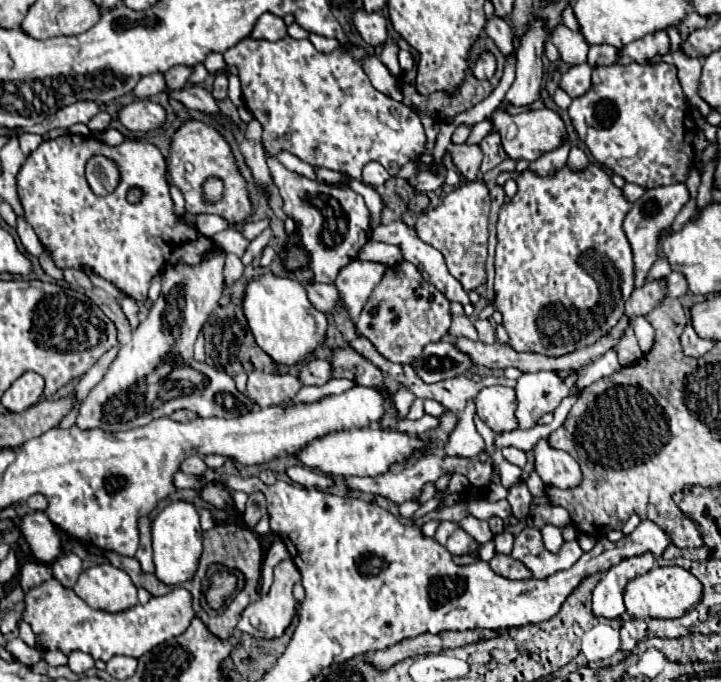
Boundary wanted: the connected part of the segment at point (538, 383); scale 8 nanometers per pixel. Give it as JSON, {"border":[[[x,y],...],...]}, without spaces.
{"border":[[[556,371],[522,373],[516,383],[516,417],[520,429],[530,429],[536,425],[536,417],[552,413],[564,397],[572,395],[576,379],[578,373],[566,377],[560,377]]]}

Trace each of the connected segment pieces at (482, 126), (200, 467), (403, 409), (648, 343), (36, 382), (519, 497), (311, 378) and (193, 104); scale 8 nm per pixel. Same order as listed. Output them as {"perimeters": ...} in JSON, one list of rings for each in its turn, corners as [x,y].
{"perimeters":[[[[486,119],[486,121],[480,121],[480,123],[476,123],[476,125],[472,127],[472,131],[470,131],[470,137],[466,139],[466,143],[468,143],[468,145],[478,145],[478,143],[480,143],[480,139],[484,139],[484,135],[488,135],[490,127],[492,127],[492,123],[490,123],[488,119]]],[[[198,455],[184,459],[184,463],[180,465],[180,469],[182,469],[184,473],[192,473],[192,475],[202,475],[202,473],[206,473],[206,471],[208,471],[208,467],[206,467],[204,459],[202,459],[202,457],[198,457]]],[[[400,385],[396,389],[396,395],[394,395],[392,403],[394,403],[394,409],[396,409],[396,417],[398,419],[404,419],[408,415],[408,409],[410,409],[410,405],[412,405],[414,399],[416,397],[412,395],[412,391],[408,391],[404,385]]],[[[636,317],[632,327],[634,327],[634,335],[636,335],[641,351],[644,354],[648,353],[654,344],[654,327],[644,317]]],[[[24,373],[4,393],[2,405],[12,413],[20,413],[30,405],[34,405],[42,397],[42,391],[44,391],[44,379],[38,373]]],[[[514,483],[510,489],[508,489],[508,503],[512,507],[512,515],[522,519],[526,517],[528,509],[530,509],[530,503],[532,503],[532,495],[526,487],[526,483]]],[[[312,359],[300,369],[300,381],[304,385],[324,385],[332,379],[332,365],[326,359]]],[[[190,85],[182,91],[170,91],[168,93],[172,99],[182,101],[188,109],[196,109],[202,113],[210,113],[210,115],[220,115],[220,109],[214,101],[214,97],[200,85]]]]}

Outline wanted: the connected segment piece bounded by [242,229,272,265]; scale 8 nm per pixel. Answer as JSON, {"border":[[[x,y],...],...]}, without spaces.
{"border":[[[266,229],[262,235],[258,235],[254,241],[250,241],[248,247],[246,247],[246,251],[244,251],[244,255],[242,255],[242,263],[250,265],[256,257],[260,257],[262,249],[266,247],[266,243],[268,243],[270,237],[272,237],[272,233],[270,233],[270,229]]]}

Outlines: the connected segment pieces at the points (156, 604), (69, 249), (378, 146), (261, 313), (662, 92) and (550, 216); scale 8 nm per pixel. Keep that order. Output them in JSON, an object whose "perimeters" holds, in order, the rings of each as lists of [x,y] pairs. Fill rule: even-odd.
{"perimeters":[[[[48,579],[38,587],[32,587],[24,597],[26,609],[22,619],[32,625],[36,641],[44,649],[58,649],[64,655],[72,651],[90,653],[94,659],[108,661],[114,655],[142,657],[152,647],[184,633],[194,617],[192,595],[186,589],[176,587],[164,597],[152,597],[146,605],[136,605],[120,613],[106,613],[92,609],[72,589]]],[[[62,135],[58,139],[44,141],[36,151],[28,155],[24,165],[20,167],[16,175],[18,195],[24,207],[24,219],[32,225],[38,239],[42,241],[44,249],[50,253],[54,265],[58,269],[80,269],[90,267],[92,273],[108,279],[114,283],[120,291],[124,291],[128,297],[136,301],[148,299],[150,281],[164,273],[168,267],[174,265],[196,265],[204,259],[206,253],[214,251],[216,245],[212,239],[204,237],[194,225],[184,223],[182,217],[176,217],[174,213],[174,201],[168,193],[168,181],[166,181],[166,163],[164,155],[158,151],[156,145],[148,141],[132,141],[126,139],[118,147],[110,147],[94,137],[84,135]],[[92,155],[104,155],[120,167],[120,185],[110,195],[94,195],[90,185],[84,177],[84,165]],[[130,187],[142,189],[142,201],[136,205],[130,205],[126,201],[126,191]]],[[[246,37],[224,53],[224,61],[238,67],[238,77],[242,81],[242,99],[246,109],[262,125],[262,143],[270,155],[286,149],[310,165],[320,165],[352,179],[360,179],[360,171],[366,163],[378,161],[390,177],[414,157],[424,151],[426,135],[422,121],[416,111],[400,101],[388,99],[388,95],[376,91],[362,71],[362,59],[366,51],[354,47],[350,51],[336,49],[334,53],[318,53],[308,39],[284,37],[280,41],[252,39]]],[[[268,273],[256,281],[250,281],[244,297],[244,313],[256,343],[278,365],[302,363],[326,341],[326,315],[314,309],[306,297],[306,289],[288,277],[282,279]]],[[[664,61],[658,63],[632,63],[628,67],[608,65],[594,67],[592,87],[582,97],[576,97],[568,107],[568,115],[580,135],[580,139],[588,145],[594,159],[610,169],[612,173],[624,177],[630,183],[636,183],[644,189],[684,183],[688,177],[688,169],[694,159],[694,121],[688,109],[684,91],[676,77],[676,67]]],[[[588,165],[588,169],[584,169],[584,171],[570,171],[568,167],[564,167],[554,177],[538,177],[530,171],[526,171],[522,177],[516,179],[516,183],[518,183],[518,193],[514,195],[514,199],[508,205],[502,205],[500,217],[498,217],[496,279],[494,279],[496,309],[504,317],[502,325],[506,327],[506,331],[510,335],[510,345],[516,351],[532,351],[532,353],[542,353],[542,355],[550,355],[550,357],[566,355],[566,353],[572,353],[576,349],[582,349],[582,347],[588,347],[588,345],[596,343],[624,315],[624,303],[628,301],[630,293],[634,291],[634,263],[632,263],[630,243],[628,243],[628,239],[624,235],[624,229],[622,229],[622,221],[624,221],[626,213],[632,209],[632,203],[624,197],[622,189],[618,189],[612,183],[610,175],[604,169],[596,167],[596,165]]]]}

